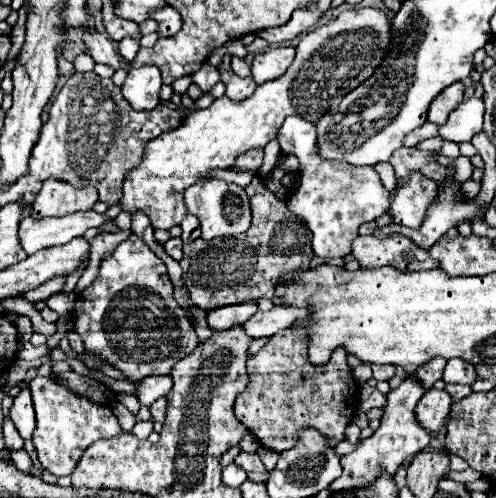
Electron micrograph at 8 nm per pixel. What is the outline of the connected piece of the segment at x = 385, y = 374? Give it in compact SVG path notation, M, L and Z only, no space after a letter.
M372 364L372 372L374 372L374 378L376 380L390 380L394 376L394 366L392 364L386 364L386 366L378 366L378 364Z

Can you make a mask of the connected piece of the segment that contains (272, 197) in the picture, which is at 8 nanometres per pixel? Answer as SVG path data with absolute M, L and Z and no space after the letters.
M254 178L246 186L246 194L250 198L252 224L244 236L236 236L234 246L214 246L214 240L206 242L202 238L184 244L184 258L180 260L184 272L182 280L192 302L204 310L238 304L244 300L272 298L280 280L288 280L304 272L314 258L310 248L312 232L308 224L294 216L260 178Z

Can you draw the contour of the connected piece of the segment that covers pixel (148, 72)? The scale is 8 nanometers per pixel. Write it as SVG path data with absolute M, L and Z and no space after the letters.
M154 64L130 68L128 78L122 84L122 94L134 110L152 110L160 102L160 86L160 70Z

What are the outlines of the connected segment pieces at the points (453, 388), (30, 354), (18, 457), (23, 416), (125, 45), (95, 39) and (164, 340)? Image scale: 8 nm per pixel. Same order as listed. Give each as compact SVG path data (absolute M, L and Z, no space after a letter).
M446 384L446 388L452 396L452 402L460 402L462 398L468 398L472 394L472 388L466 386L466 384Z
M25 342L20 345L16 356L17 358L24 358L25 361L33 361L46 356L48 352L50 352L50 348L46 344L32 346L30 342Z
M24 450L10 452L10 458L12 458L12 464L16 468L20 468L20 472L24 472L24 474L30 474L32 472L32 460L30 460L30 456Z
M22 386L20 394L14 398L14 404L10 408L10 418L24 440L28 440L32 436L32 432L36 430L34 406L32 406L32 396L30 396L28 386Z
M124 38L124 40L120 40L118 50L120 50L120 54L122 54L124 60L128 60L128 62L134 60L134 56L136 56L140 49L139 40L140 38Z
M86 32L84 42L86 42L86 46L90 46L90 54L92 54L94 62L102 62L102 64L106 64L106 66L110 66L114 70L120 68L120 64L122 64L120 56L114 50L114 46L112 46L112 42L110 42L108 36L104 36L100 32L96 32L96 34Z
M136 234L118 244L112 256L102 260L100 274L96 276L96 280L80 294L80 300L76 296L74 330L82 336L88 352L106 358L128 380L142 380L146 376L170 374L172 366L182 356L192 352L200 342L186 310L174 298L174 286L170 282L164 262Z

